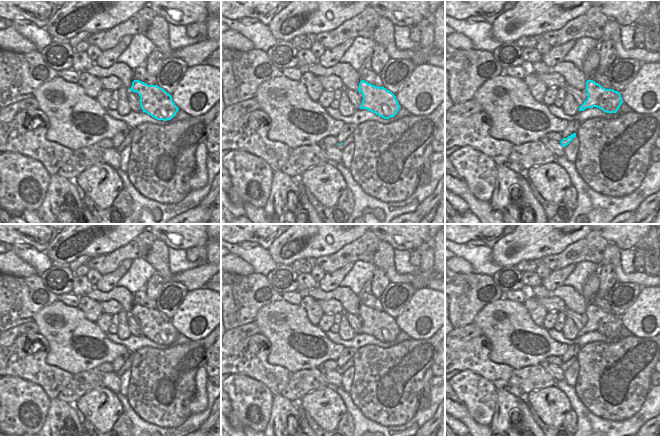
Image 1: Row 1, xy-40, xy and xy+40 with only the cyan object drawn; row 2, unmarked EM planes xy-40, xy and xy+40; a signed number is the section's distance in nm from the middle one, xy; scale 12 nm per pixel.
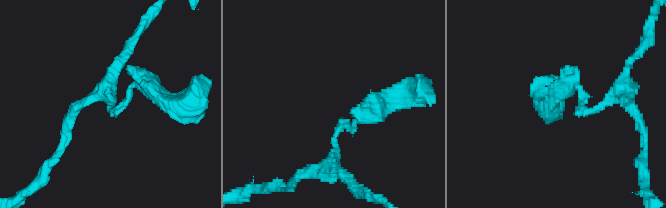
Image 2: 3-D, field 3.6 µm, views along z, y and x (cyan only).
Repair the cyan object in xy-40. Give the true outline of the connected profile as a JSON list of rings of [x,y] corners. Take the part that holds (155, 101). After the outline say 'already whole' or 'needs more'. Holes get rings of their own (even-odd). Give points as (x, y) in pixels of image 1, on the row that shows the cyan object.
[[[134,80],[129,90],[139,94],[143,112],[157,120],[171,120],[179,110],[172,96],[157,85],[148,85]]]; already whole

